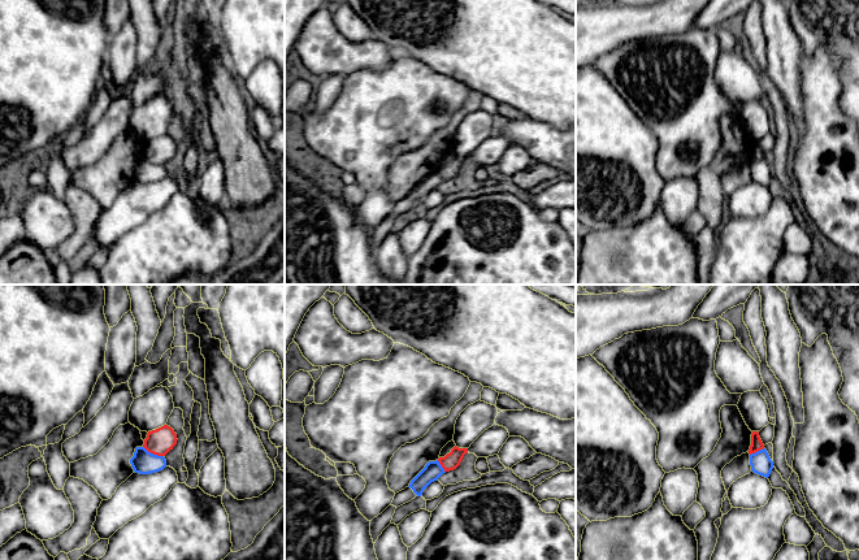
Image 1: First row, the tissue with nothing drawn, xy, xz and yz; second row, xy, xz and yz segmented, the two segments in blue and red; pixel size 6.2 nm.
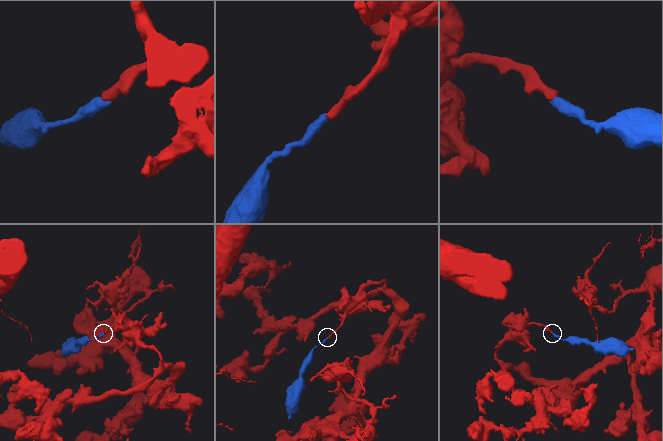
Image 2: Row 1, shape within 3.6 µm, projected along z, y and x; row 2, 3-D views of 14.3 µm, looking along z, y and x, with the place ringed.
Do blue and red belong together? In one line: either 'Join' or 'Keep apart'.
Keep apart

